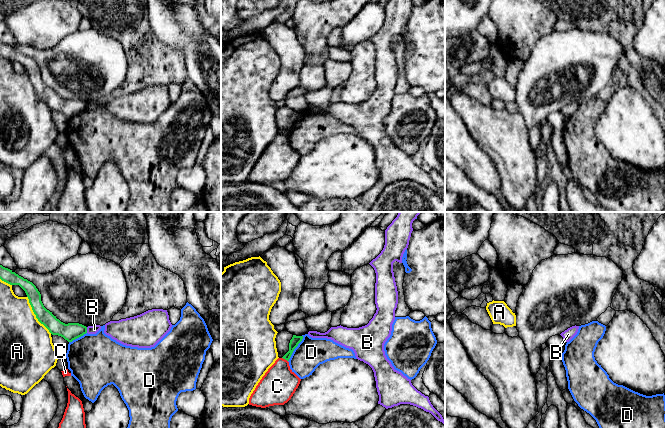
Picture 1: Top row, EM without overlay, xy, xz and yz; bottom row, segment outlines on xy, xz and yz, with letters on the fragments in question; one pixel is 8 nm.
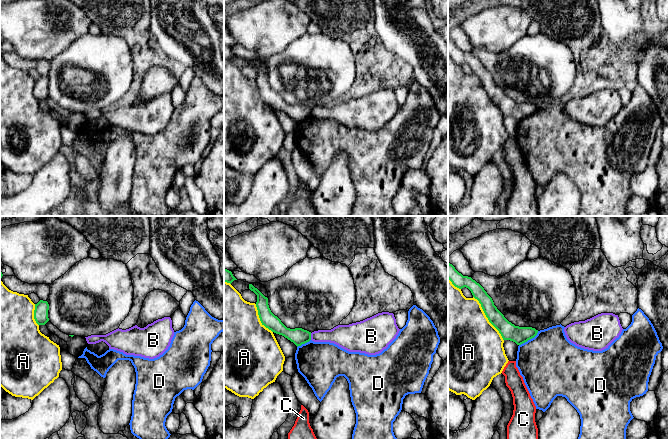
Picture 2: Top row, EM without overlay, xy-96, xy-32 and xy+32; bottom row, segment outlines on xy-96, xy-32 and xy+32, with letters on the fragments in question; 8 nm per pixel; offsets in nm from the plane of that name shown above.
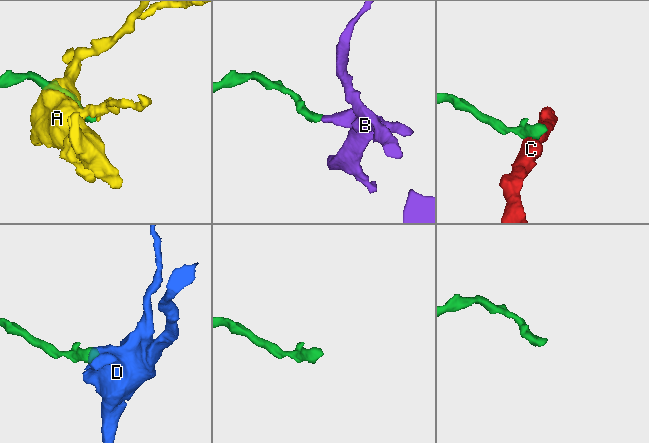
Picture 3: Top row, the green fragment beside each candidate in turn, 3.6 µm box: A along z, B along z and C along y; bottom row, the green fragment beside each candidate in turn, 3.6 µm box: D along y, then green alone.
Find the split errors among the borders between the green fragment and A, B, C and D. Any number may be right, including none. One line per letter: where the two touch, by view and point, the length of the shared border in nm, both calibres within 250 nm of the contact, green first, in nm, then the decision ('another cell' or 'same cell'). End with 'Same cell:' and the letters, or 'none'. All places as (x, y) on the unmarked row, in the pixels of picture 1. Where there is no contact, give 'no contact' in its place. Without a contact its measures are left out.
A: meets green in xy at (35, 90); contact 360 nm long; 120 nm thick on the green side, 400 nm on the other; another cell
B: meets green in xy at (86, 106); contact 50 nm long; 140 nm thick on the green side, 70 nm on the other; another cell
C: meets green in xz at (285, 135); contact 60 nm long; 70 nm thick on the green side, 280 nm on the other; another cell
D: meets green in xz at (295, 123); contact 240 nm long; 70 nm thick on the green side, 240 nm on the other; another cell
Same cell: none

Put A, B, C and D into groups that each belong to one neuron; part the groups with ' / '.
A / B / C / D

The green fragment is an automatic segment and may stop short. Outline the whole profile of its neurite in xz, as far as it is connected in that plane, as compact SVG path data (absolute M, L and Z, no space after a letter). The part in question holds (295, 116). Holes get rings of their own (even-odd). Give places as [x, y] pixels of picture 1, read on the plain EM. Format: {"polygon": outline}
{"polygon": "M293 111L289 119L289 127L282 134L289 137L294 125L298 122L298 120L302 117L302 115L303 112Z"}

